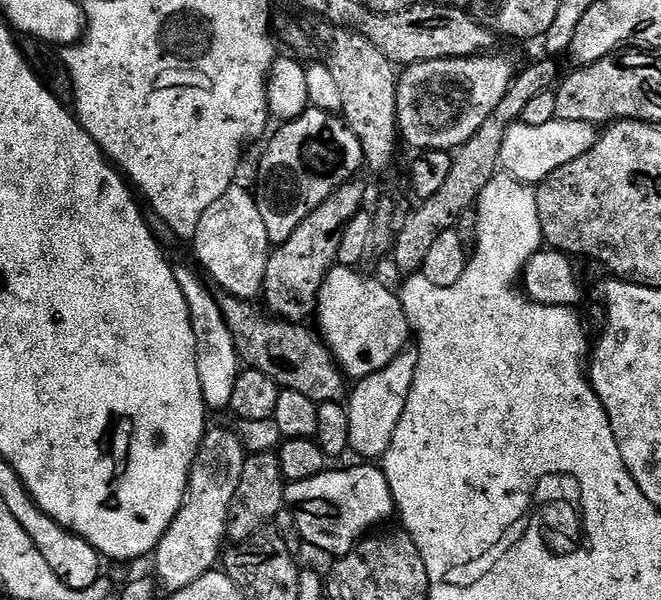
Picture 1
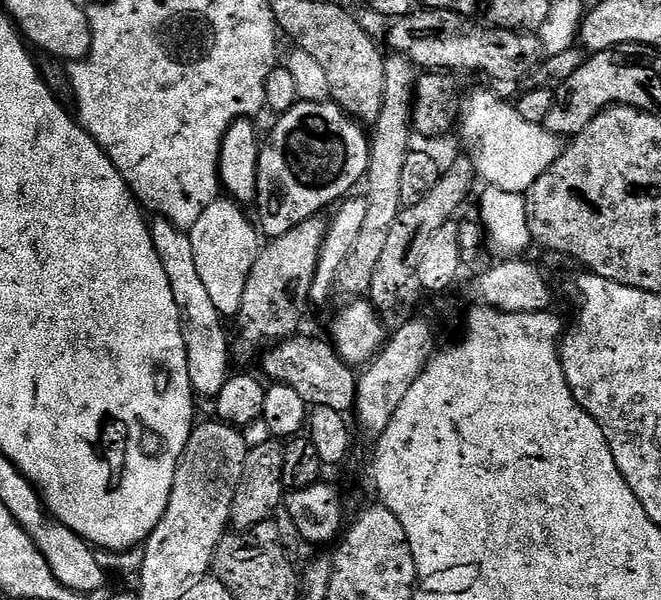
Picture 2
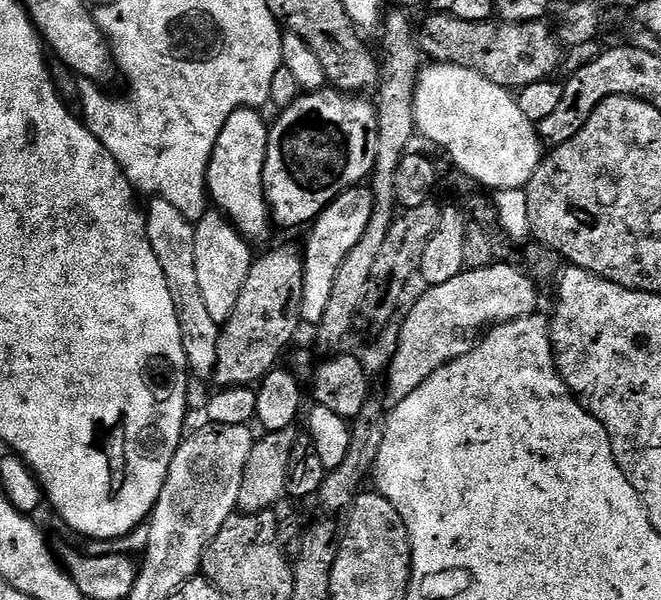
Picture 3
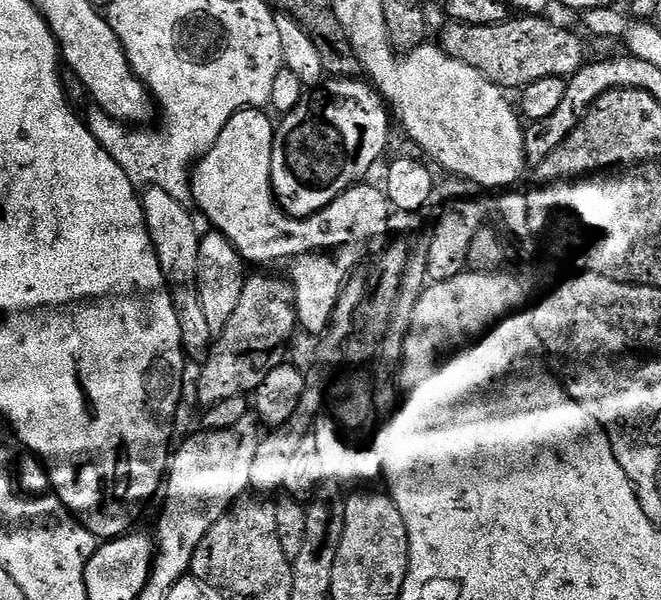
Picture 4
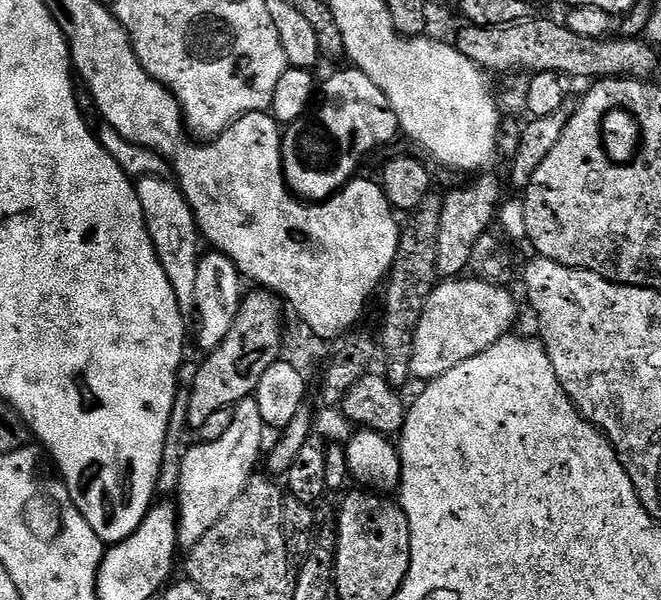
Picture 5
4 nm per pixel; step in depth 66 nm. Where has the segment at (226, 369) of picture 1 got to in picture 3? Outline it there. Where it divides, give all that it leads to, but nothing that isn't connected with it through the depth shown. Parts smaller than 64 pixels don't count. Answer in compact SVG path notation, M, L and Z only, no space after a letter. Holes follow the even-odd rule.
M149 199L146 204L146 230L150 242L154 246L154 254L166 274L166 282L170 286L170 298L174 298L174 306L178 314L178 326L182 330L182 346L186 350L188 366L193 377L211 377L216 371L218 362L218 344L220 342L221 325L214 322L206 301L202 298L202 286L198 286L198 270L194 263L195 223L187 220L181 211L170 202Z

